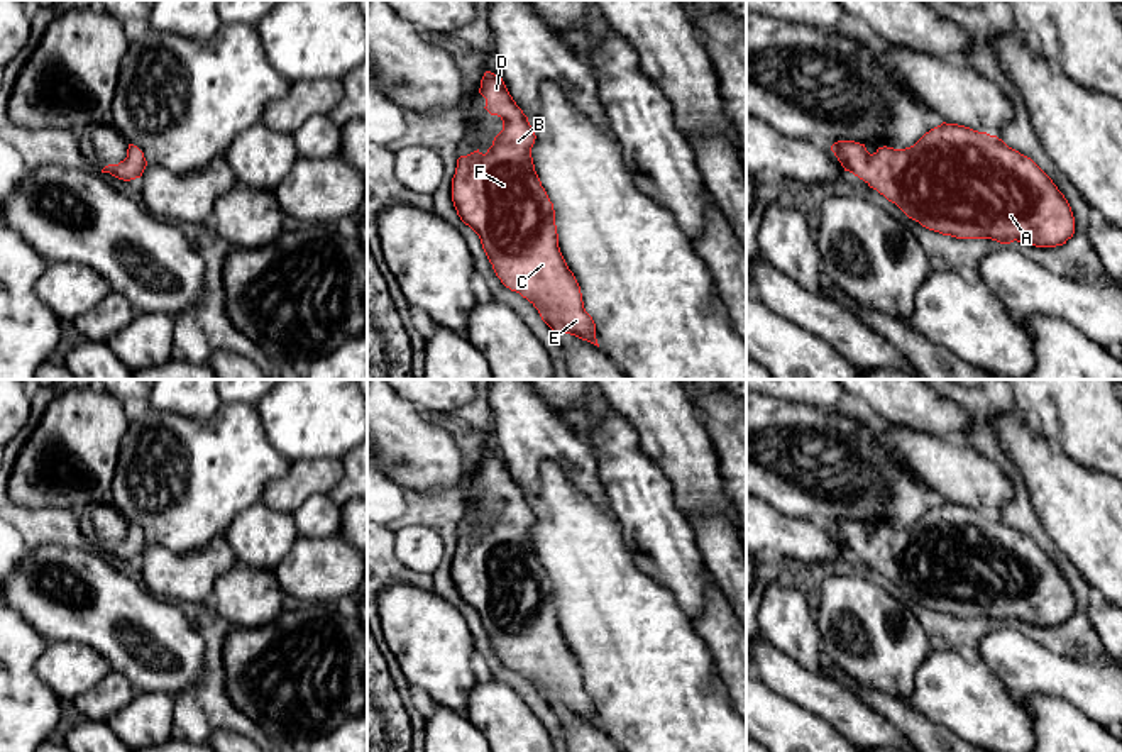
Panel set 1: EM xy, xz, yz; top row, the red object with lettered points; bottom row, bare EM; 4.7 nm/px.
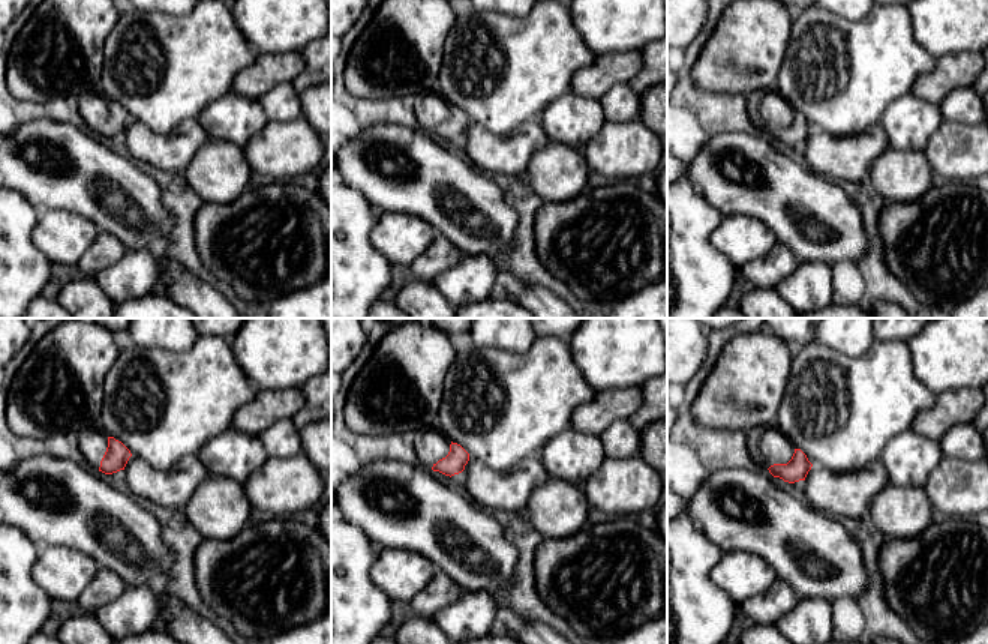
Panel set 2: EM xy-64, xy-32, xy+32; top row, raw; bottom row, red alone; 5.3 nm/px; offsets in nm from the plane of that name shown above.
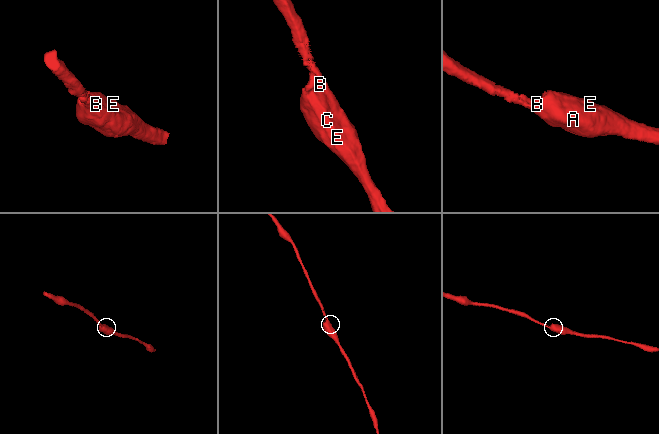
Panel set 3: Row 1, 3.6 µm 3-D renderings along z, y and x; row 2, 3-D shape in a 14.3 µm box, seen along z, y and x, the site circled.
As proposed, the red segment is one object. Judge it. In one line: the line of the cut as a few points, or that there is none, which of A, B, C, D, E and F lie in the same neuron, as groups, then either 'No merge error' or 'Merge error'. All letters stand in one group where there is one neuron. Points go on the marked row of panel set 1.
No split. Groups: A B C D E F. No merge error

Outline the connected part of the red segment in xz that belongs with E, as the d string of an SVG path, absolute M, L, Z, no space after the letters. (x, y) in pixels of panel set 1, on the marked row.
M486 71L479 93L486 98L484 108L503 120L503 130L486 154L477 149L457 159L452 178L457 215L479 235L501 283L526 298L555 334L570 334L599 347L596 323L584 308L580 286L558 247L553 203L535 171L535 130L501 76Z

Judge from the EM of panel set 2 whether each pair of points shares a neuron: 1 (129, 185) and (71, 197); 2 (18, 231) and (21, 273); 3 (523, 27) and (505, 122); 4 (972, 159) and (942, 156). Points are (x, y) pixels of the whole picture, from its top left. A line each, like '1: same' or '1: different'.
1: same
2: same
3: same
4: same

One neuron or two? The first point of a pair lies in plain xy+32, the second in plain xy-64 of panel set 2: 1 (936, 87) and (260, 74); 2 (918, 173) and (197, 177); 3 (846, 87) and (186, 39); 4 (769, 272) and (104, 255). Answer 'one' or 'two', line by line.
1: one
2: one
3: one
4: one

